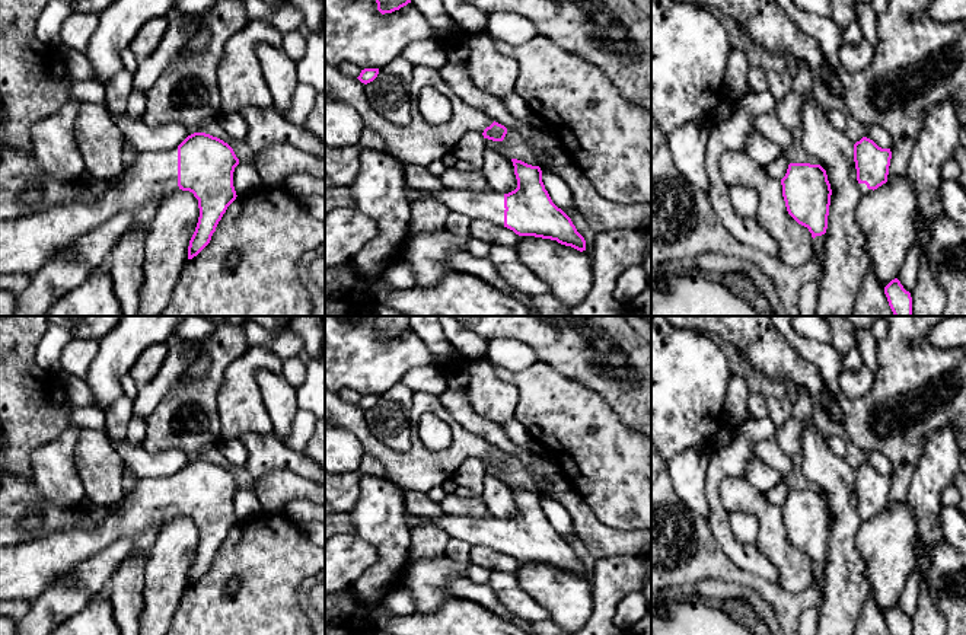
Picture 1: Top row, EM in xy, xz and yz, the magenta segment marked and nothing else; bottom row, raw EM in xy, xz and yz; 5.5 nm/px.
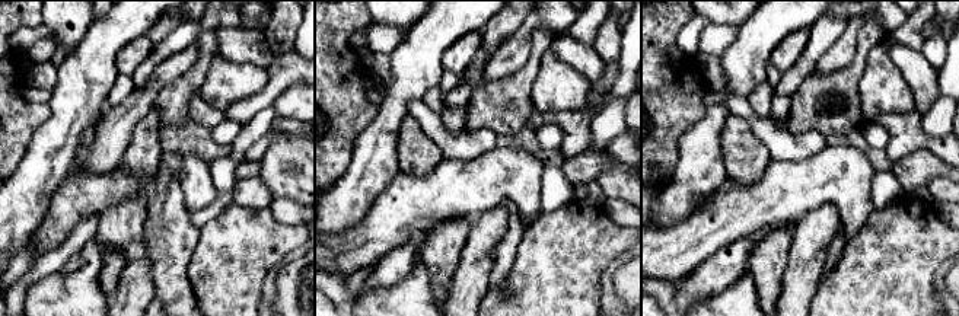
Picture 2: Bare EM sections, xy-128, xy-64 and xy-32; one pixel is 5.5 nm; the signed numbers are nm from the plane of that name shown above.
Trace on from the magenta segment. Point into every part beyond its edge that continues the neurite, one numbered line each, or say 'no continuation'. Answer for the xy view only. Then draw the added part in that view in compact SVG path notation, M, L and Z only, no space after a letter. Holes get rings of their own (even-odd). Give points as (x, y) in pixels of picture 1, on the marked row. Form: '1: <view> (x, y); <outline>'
1: xy (26, 243); M178 147L160 151L138 151L133 163L117 178L103 179L103 188L95 195L83 195L70 204L55 205L28 217L0 220L0 275L31 275L70 243L103 224L118 210L128 208L136 214L154 197L162 197L165 200L178 191L181 191L178 186Z

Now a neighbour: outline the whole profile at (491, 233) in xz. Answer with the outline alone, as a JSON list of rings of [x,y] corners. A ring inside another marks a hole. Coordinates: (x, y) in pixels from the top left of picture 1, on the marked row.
[[[471,220],[469,237],[475,240],[482,240],[488,245],[511,246],[516,248],[520,236],[513,230],[498,226],[490,221]]]

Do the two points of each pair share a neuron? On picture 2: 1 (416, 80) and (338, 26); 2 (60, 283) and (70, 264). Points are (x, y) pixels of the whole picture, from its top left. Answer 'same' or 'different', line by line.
1: different
2: different

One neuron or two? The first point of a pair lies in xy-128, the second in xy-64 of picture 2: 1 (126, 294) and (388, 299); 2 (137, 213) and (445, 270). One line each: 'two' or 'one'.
1: two
2: one

